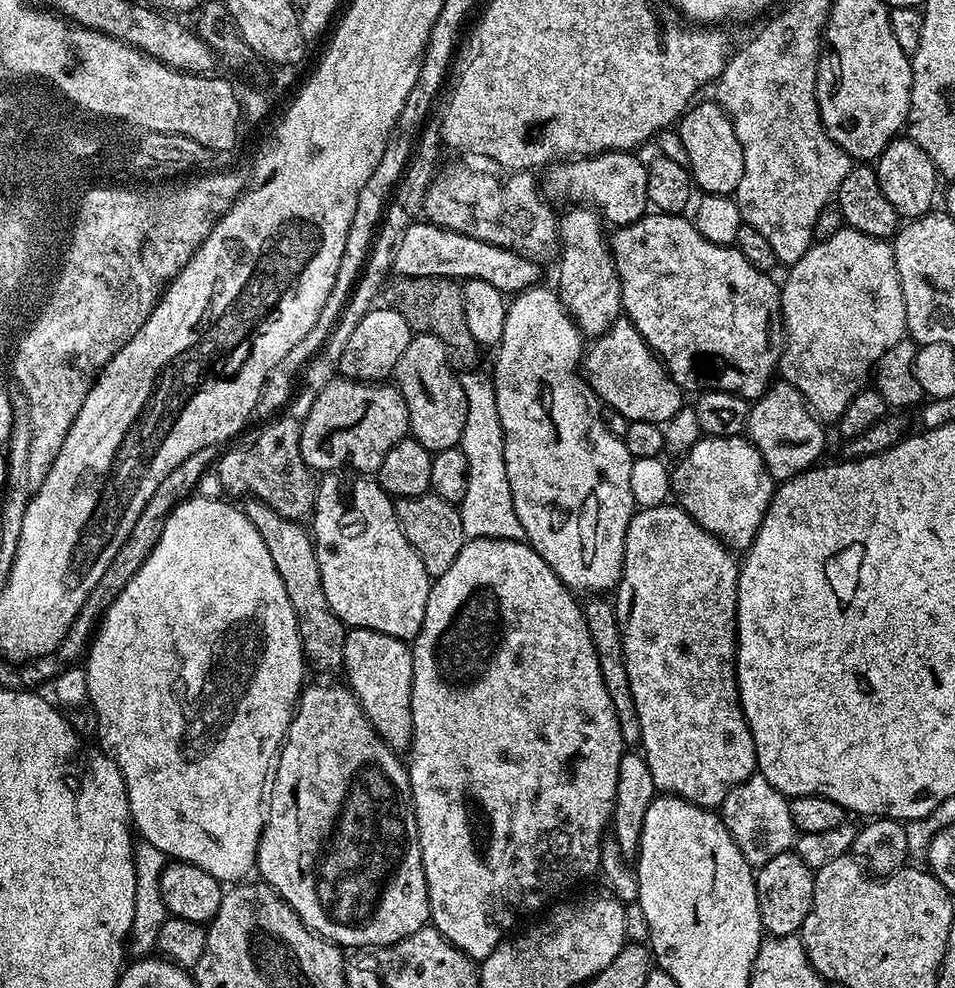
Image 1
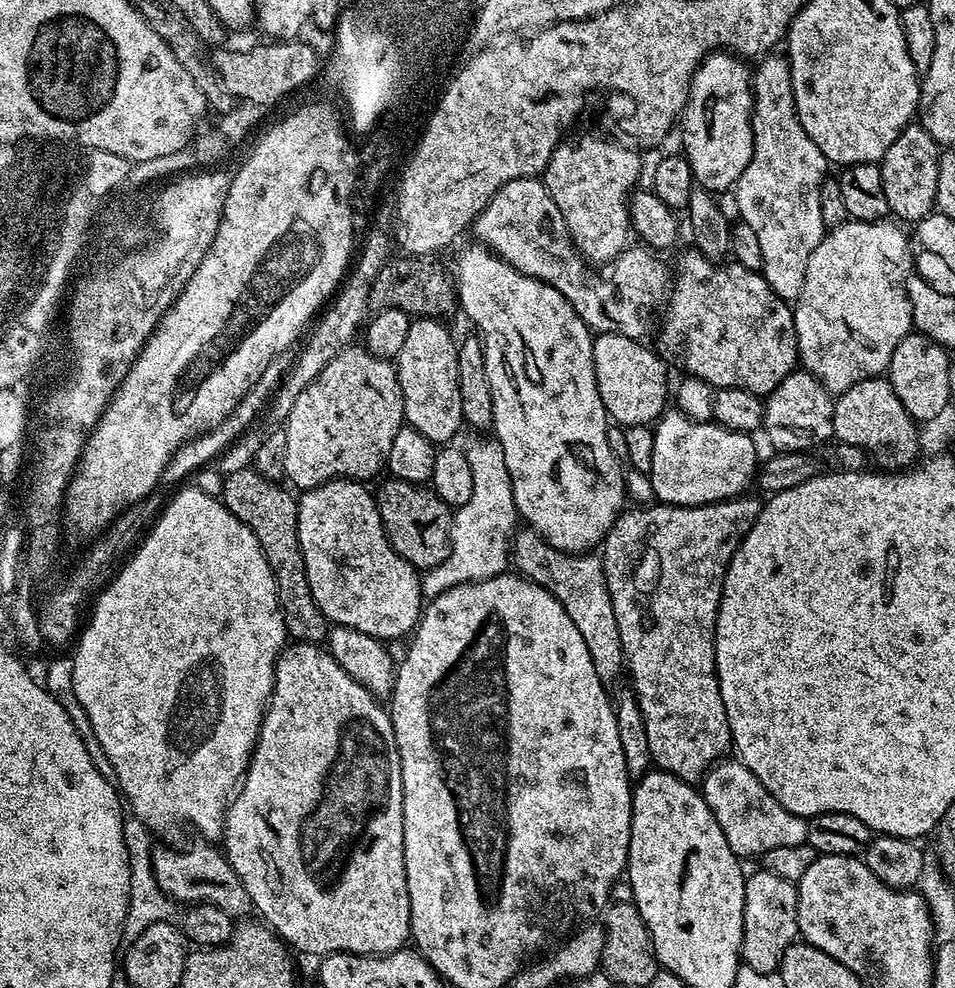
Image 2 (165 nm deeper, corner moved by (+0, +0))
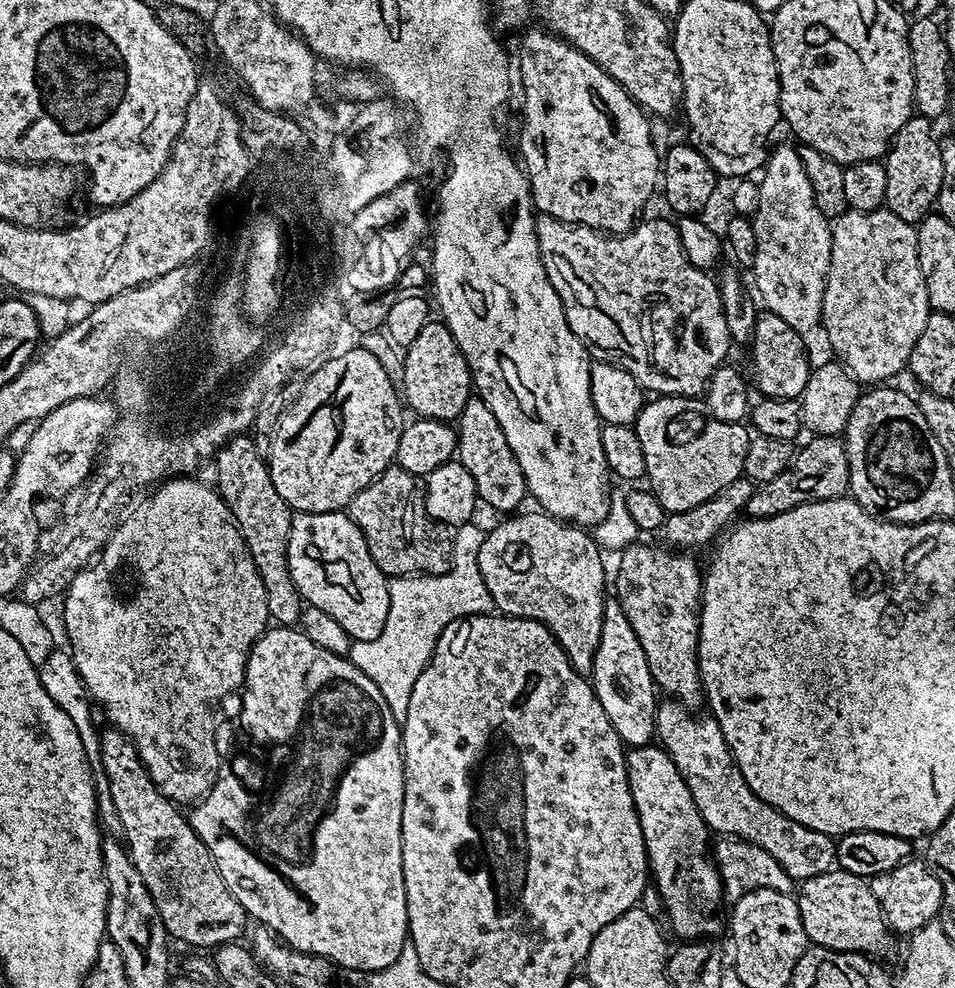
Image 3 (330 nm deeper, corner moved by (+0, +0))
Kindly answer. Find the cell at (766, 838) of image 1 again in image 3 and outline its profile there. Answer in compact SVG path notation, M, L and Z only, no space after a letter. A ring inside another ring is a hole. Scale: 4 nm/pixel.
M664 698L656 705L656 735L659 747L670 754L678 774L686 782L698 814L713 833L724 838L746 840L762 846L790 874L794 882L803 882L823 872L833 871L836 864L836 840L818 830L810 830L762 802L742 778L736 759L724 741L724 735L711 718L695 720L693 713L677 700Z

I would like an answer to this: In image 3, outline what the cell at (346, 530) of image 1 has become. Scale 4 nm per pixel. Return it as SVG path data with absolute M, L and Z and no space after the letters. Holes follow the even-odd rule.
M347 511L295 513L290 530L288 565L294 586L298 586L305 605L326 610L326 614L330 614L330 618L334 618L334 622L338 622L338 626L342 626L353 640L373 640L382 634L386 614L390 614L389 577L376 565L374 558L370 558L366 538Z

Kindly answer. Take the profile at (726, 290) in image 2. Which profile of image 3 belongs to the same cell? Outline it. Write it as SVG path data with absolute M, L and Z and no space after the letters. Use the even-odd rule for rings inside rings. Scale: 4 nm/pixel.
M767 310L759 313L750 341L750 349L752 348L752 376L750 372L750 380L755 391L756 388L760 391L759 395L761 397L774 400L795 400L803 396L810 371L808 352L804 349L804 340L805 337L796 332L794 326L789 326L787 322L782 322L782 318L778 318L778 314Z

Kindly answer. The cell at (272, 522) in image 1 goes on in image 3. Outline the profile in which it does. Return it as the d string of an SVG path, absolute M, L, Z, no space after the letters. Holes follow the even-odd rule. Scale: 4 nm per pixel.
M241 434L232 436L222 450L214 457L216 464L216 484L224 505L228 507L228 514L240 530L240 537L248 548L250 558L262 578L262 586L266 590L266 606L271 623L276 626L296 626L300 623L300 615L305 610L305 602L300 597L298 586L294 586L294 578L290 574L288 565L288 547L290 546L290 530L292 529L293 511L288 503L274 490L274 482L268 473L268 461L262 455L261 449L256 447L256 441L251 435Z

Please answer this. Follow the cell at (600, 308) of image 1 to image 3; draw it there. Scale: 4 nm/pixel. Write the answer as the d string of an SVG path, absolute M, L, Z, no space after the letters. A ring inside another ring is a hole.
M529 27L527 29L529 32L520 40L520 80L518 76L519 87L520 84L524 87L524 125L520 128L518 156L522 161L524 174L528 177L528 185L532 187L532 203L535 211L558 218L562 222L584 224L587 228L598 228L601 232L609 234L627 232L637 223L638 217L641 215L639 212L643 210L644 203L651 198L655 188L657 191L662 180L662 156L659 151L656 153L656 144L652 141L652 128L648 125L649 117L644 109L633 100L632 95L621 84L614 82L614 78L610 78L610 74L606 74L606 70L597 66L589 56L579 52L567 40L553 34L546 34L543 27L536 27Z

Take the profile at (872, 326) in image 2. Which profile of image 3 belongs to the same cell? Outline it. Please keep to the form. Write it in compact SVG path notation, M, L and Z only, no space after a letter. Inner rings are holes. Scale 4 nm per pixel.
M853 212L835 217L832 224L832 257L822 302L822 329L837 361L861 385L876 386L908 367L910 350L918 342L930 311L928 281L920 265L918 238L913 225L902 222L892 212Z

